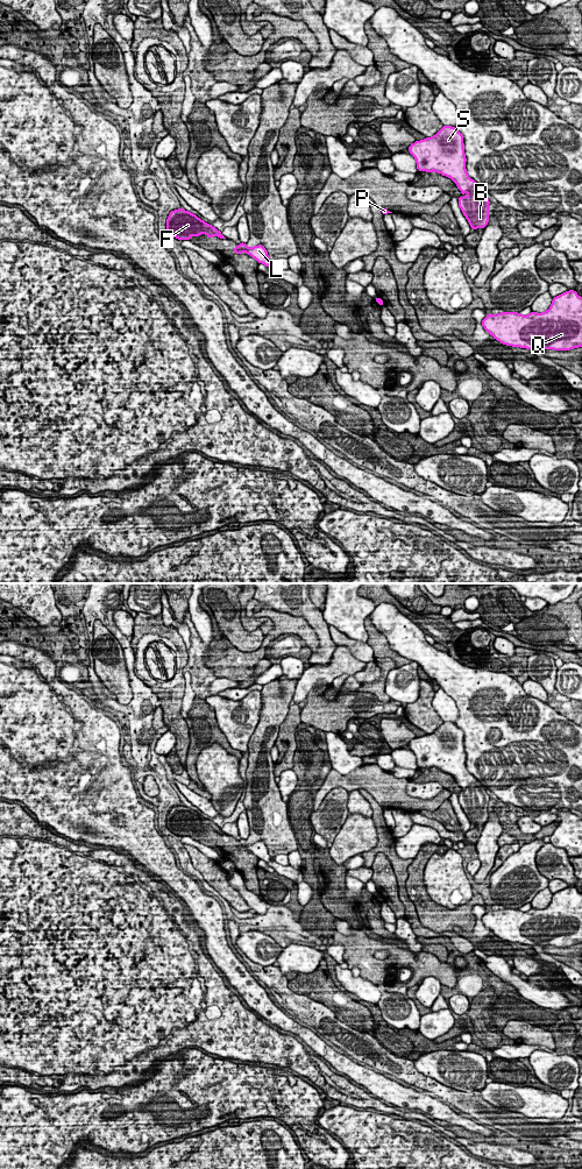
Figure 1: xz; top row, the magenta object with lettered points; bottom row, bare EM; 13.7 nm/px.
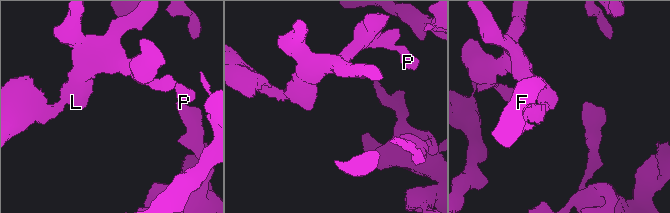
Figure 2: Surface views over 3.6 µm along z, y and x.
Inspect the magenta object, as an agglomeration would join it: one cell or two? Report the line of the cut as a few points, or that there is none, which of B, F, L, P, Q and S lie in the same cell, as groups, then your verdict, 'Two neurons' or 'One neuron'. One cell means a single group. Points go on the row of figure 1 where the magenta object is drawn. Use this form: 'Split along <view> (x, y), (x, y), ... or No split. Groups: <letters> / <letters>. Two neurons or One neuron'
Split along xz (239, 246), (246, 252). Groups: B L P Q S / F. Two neurons

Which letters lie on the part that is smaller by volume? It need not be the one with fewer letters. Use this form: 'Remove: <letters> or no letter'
Remove: F

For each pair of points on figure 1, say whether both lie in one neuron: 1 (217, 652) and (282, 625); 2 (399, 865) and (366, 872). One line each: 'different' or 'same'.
1: same
2: different

